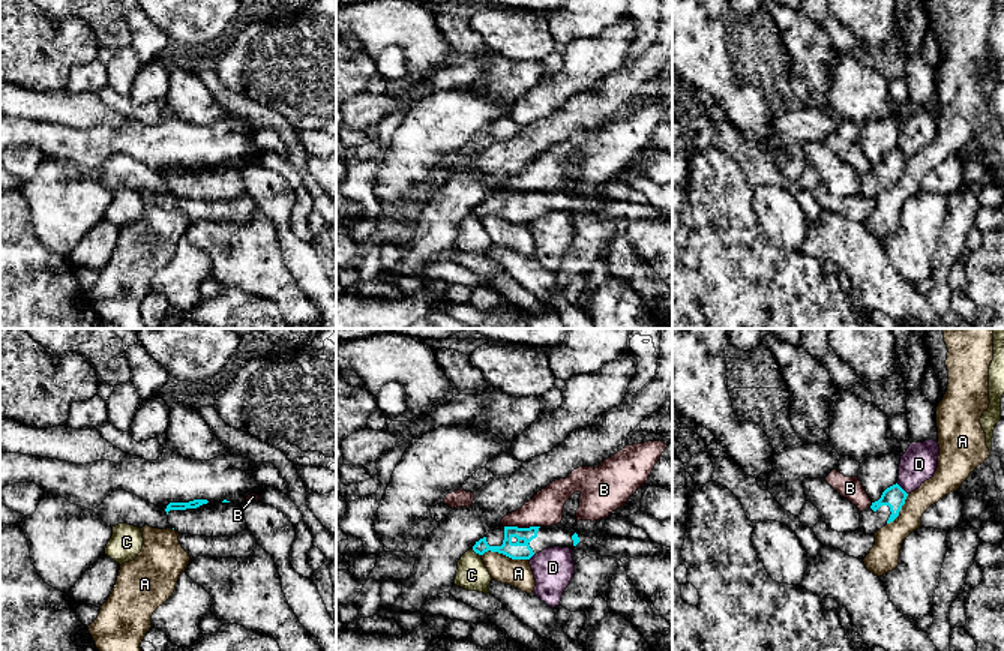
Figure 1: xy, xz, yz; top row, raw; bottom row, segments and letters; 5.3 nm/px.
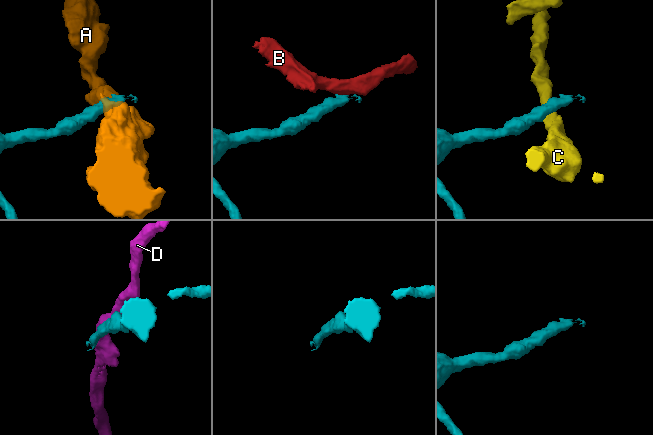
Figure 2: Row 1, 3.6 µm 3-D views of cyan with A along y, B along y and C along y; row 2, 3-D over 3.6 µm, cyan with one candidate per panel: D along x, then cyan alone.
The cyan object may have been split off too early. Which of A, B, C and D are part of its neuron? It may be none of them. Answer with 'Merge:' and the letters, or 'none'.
Merge: none

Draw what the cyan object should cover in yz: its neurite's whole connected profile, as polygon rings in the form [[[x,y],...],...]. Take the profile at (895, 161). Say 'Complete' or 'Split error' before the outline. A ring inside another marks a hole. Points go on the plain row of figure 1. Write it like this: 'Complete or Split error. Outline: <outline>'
Split error. Outline: [[[897,147],[887,152],[878,165],[860,177],[860,195],[875,198],[893,186],[899,180],[906,160],[908,158]]]

